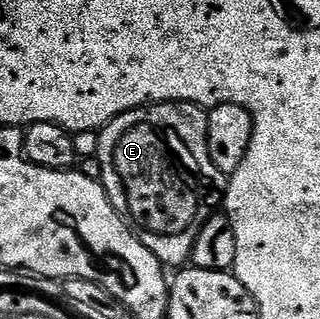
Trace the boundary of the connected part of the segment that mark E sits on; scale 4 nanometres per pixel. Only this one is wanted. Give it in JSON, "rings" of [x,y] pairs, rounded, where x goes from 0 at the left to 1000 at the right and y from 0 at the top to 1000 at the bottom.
{"rings":[[[488,323],[453,335],[428,335],[422,348],[391,348],[384,361],[366,361],[347,386],[334,386],[328,398],[316,401],[306,426],[300,511],[319,520],[313,571],[322,592],[331,596],[344,639],[363,655],[363,668],[381,683],[388,705],[400,705],[400,718],[422,743],[522,840],[544,837],[541,843],[556,843],[572,831],[591,828],[594,796],[625,718],[653,693],[659,674],[672,671],[697,646],[706,577],[713,571],[713,552],[688,542],[688,530],[675,530],[675,517],[663,517],[663,492],[650,480],[647,339],[616,335],[609,323]]]}

